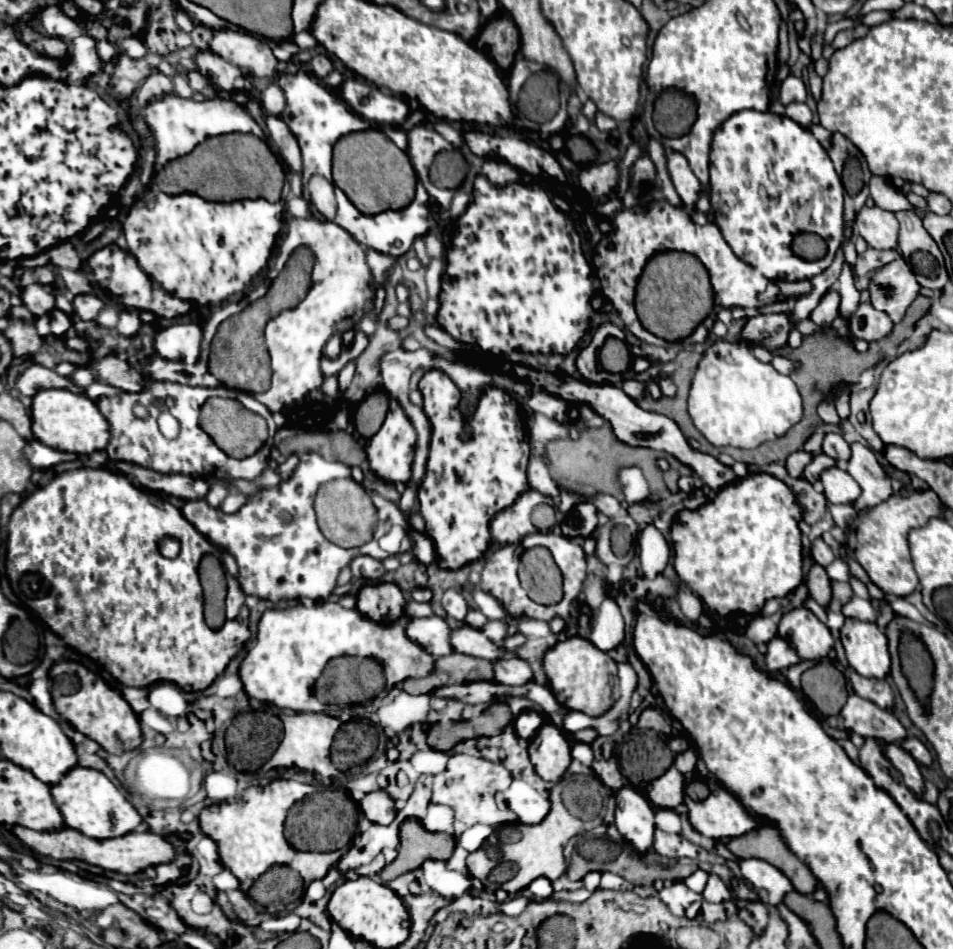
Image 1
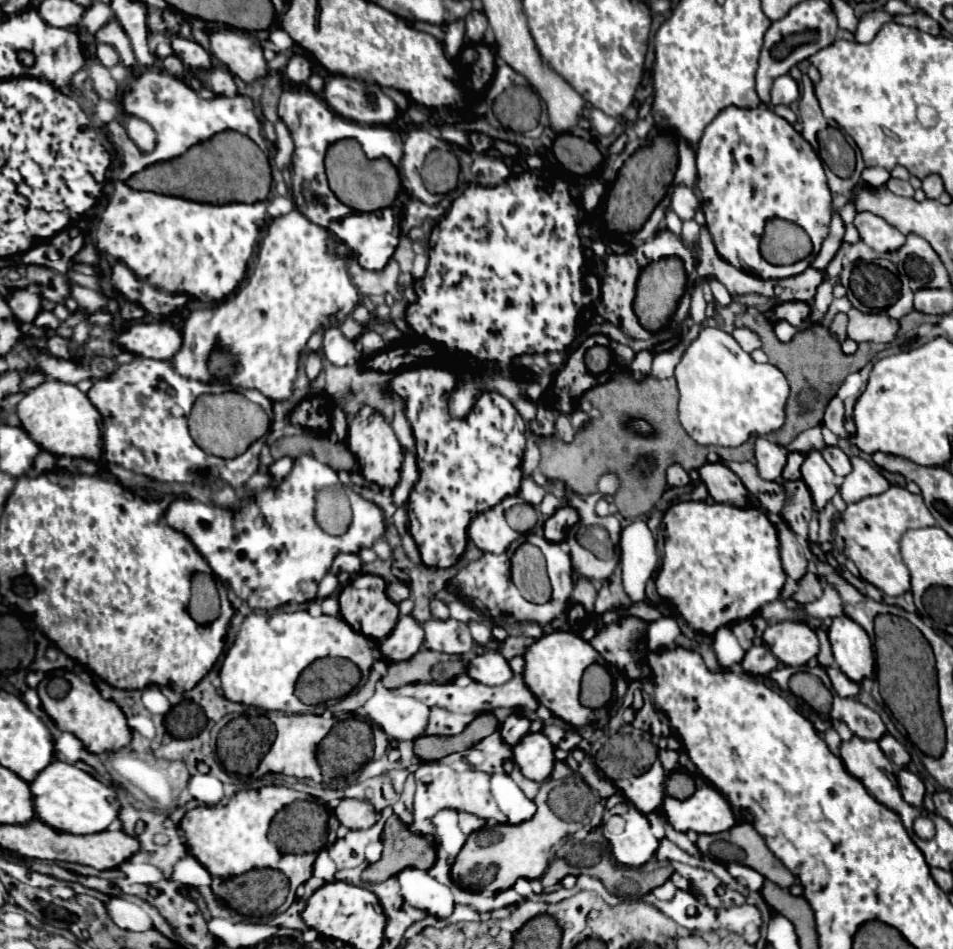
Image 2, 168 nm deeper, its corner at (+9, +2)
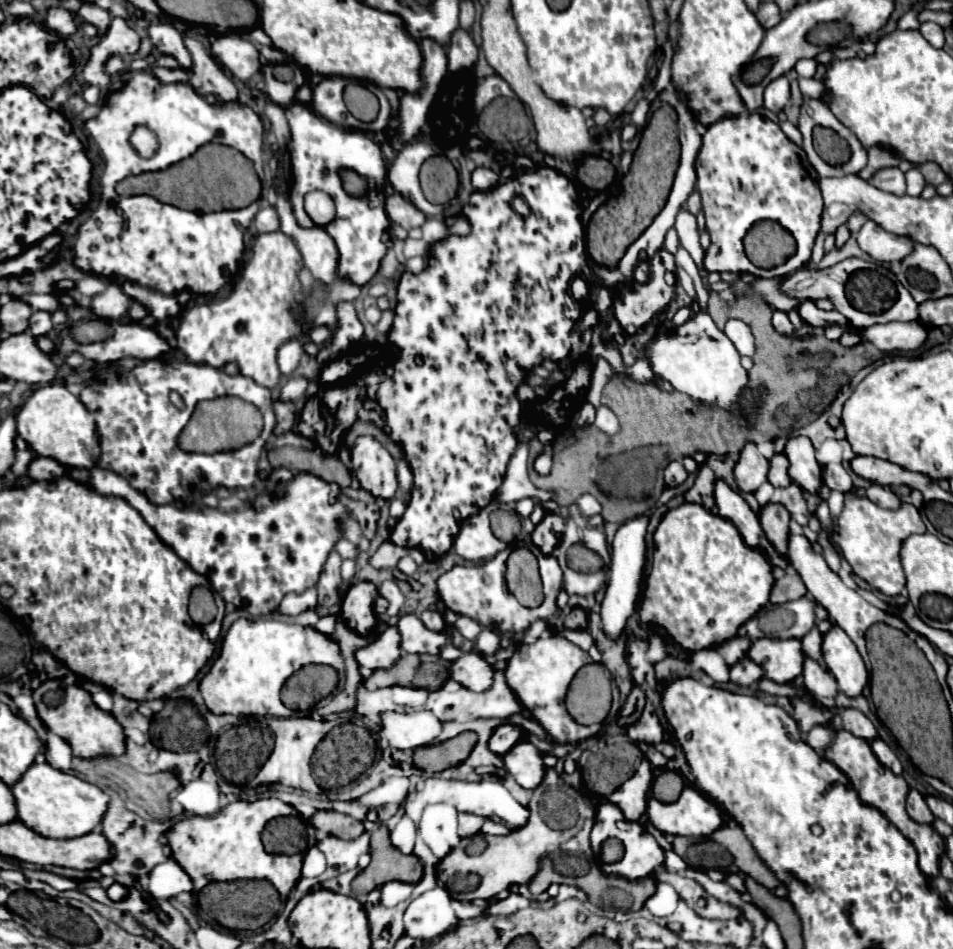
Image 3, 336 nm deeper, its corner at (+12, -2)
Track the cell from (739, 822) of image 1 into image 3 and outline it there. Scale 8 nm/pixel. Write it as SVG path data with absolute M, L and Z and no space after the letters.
M686 787L676 803L648 799L650 823L666 835L708 837L722 827L718 807L692 787Z

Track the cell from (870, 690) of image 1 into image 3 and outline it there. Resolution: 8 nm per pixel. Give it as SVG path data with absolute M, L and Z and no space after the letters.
M806 659L804 661L802 677L804 677L806 689L810 693L814 693L816 701L820 701L826 707L832 707L834 705L834 699L838 695L838 683L834 681L834 677L832 677L830 671L822 669L816 661Z

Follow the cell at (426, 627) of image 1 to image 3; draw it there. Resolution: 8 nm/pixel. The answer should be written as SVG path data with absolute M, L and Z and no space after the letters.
M386 627L370 645L356 651L360 667L370 669L390 669L390 665L394 665L394 661L398 661L400 655L402 647L396 627Z

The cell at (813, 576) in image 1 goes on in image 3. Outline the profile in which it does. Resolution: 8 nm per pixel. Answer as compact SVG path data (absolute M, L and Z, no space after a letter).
M768 503L766 507L762 507L760 511L760 525L768 537L768 541L774 545L774 549L778 549L778 553L782 553L782 557L786 557L786 545L788 545L788 537L790 537L790 513L778 505L778 503Z

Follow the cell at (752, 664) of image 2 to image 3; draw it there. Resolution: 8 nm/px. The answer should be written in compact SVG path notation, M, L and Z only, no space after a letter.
M748 657L738 661L732 669L730 669L730 681L736 683L736 685L750 685L750 683L756 683L764 677L762 673L762 667L760 665L754 665L754 661L750 661Z

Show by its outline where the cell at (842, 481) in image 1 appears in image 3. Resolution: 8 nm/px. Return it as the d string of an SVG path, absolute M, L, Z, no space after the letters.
M792 437L786 443L784 455L790 461L790 479L800 485L804 491L816 495L822 485L822 475L820 475L820 465L814 457L814 447L808 437Z

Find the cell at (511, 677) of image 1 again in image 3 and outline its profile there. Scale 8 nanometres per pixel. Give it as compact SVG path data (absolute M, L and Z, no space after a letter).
M470 651L452 661L450 677L472 691L486 691L494 683L494 667L484 659L482 653Z

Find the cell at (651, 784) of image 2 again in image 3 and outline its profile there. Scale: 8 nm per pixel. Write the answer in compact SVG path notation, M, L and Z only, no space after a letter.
M644 759L636 769L636 773L612 795L608 795L608 801L618 805L628 821L638 821L646 813L646 801L648 801L652 779L654 777L652 777L650 761Z

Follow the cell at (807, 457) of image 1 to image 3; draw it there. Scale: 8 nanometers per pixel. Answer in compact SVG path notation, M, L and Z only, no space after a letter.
M746 443L734 467L734 477L738 487L742 491L754 493L762 483L768 481L768 471L770 471L770 461L758 451L754 443Z

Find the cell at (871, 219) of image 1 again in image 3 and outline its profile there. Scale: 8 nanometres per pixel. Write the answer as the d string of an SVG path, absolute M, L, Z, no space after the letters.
M868 220L856 235L858 245L876 261L900 261L912 251L912 241L908 237L892 235Z

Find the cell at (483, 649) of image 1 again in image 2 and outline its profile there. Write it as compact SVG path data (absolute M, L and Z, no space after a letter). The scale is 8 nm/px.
M429 619L421 623L425 631L423 647L449 655L461 655L461 653L471 653L473 651L473 637L467 629L465 623L457 623L453 619L449 621L437 621Z

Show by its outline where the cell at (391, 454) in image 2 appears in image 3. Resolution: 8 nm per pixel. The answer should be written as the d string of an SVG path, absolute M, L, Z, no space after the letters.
M358 437L351 449L352 469L360 485L374 497L392 499L398 489L396 465L386 447L374 437Z

